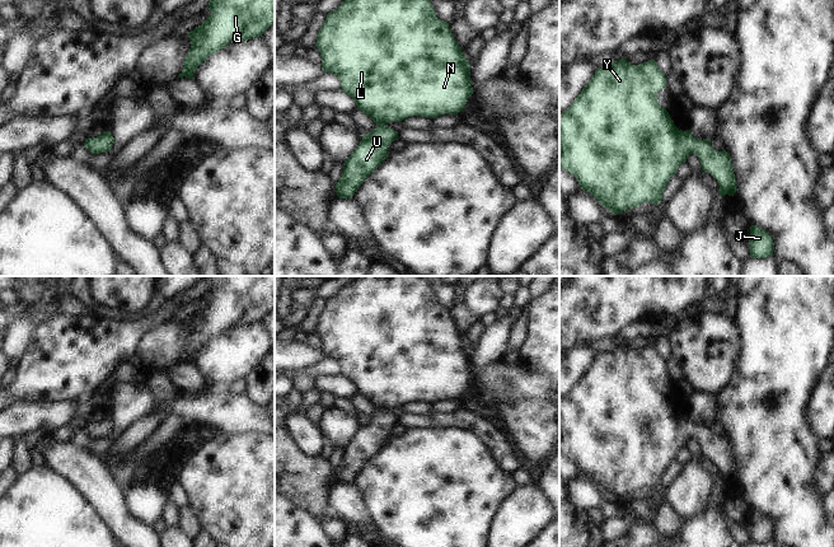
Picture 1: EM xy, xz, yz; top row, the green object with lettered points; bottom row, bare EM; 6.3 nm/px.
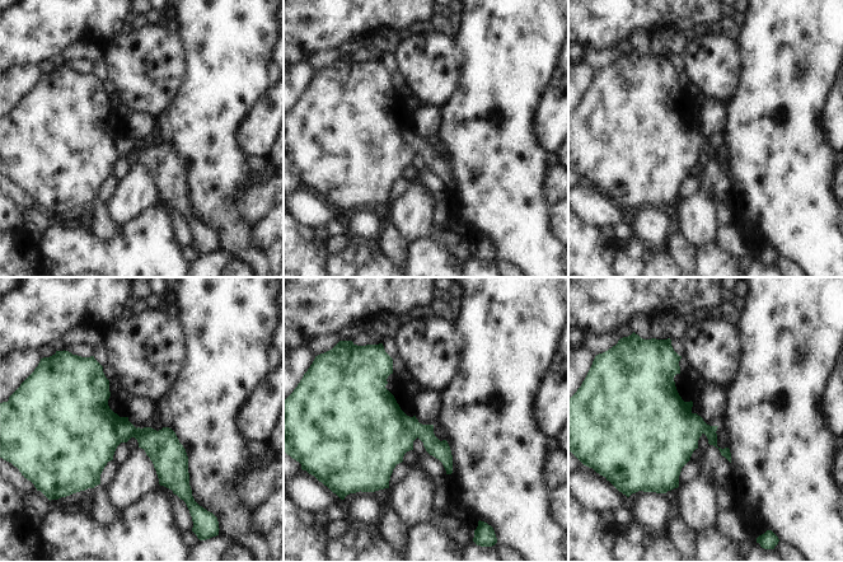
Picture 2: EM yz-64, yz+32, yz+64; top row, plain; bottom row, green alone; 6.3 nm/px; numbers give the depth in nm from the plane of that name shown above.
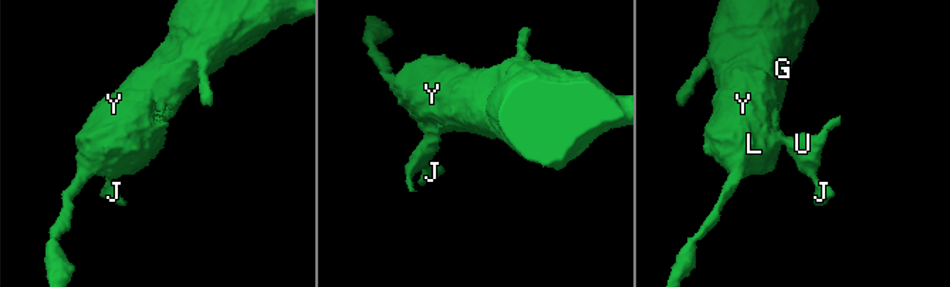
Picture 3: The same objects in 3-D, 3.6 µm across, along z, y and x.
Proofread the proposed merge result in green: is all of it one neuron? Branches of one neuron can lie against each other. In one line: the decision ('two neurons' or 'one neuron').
one neuron

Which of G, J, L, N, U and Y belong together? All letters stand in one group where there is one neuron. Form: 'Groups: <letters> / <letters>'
Groups: G J L N U Y.

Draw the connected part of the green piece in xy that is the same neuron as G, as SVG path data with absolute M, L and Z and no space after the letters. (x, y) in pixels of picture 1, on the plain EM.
M203 276L211 280L206 294L211 300L188 318L191 333L183 346L183 356L178 363L195 364L196 354L212 338L225 333L234 326L247 326L261 322L266 314L275 309L275 276Z

